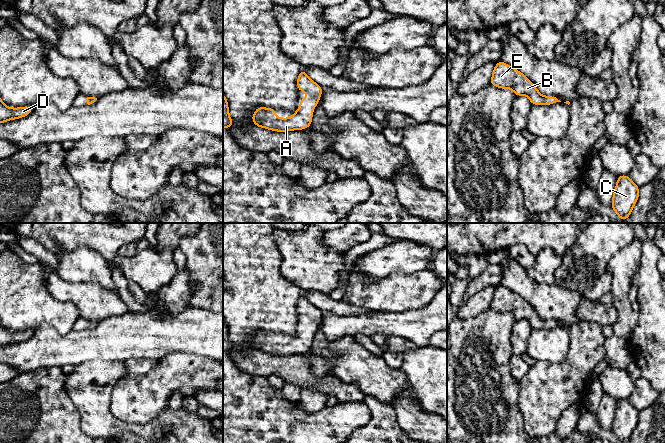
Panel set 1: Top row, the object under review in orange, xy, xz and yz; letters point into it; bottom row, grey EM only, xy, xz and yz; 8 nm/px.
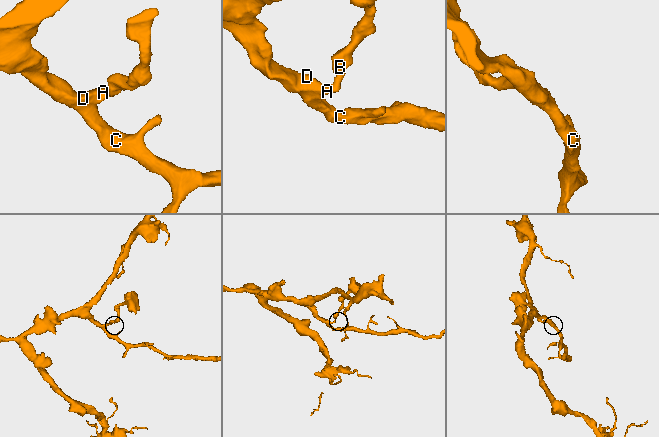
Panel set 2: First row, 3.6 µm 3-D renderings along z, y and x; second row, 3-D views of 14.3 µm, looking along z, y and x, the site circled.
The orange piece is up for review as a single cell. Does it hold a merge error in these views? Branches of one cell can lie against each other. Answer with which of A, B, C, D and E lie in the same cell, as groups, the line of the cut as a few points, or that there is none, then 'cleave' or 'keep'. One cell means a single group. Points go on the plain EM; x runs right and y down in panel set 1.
groups A B C D E; cut none; keep

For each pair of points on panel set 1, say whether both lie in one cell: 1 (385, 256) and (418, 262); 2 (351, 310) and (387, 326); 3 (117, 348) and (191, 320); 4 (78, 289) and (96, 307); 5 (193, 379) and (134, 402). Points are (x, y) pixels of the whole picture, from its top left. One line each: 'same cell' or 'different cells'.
1: same cell
2: different cells
3: same cell
4: same cell
5: same cell

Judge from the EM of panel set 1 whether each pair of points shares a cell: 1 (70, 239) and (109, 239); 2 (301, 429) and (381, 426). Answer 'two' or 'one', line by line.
1: one
2: two

